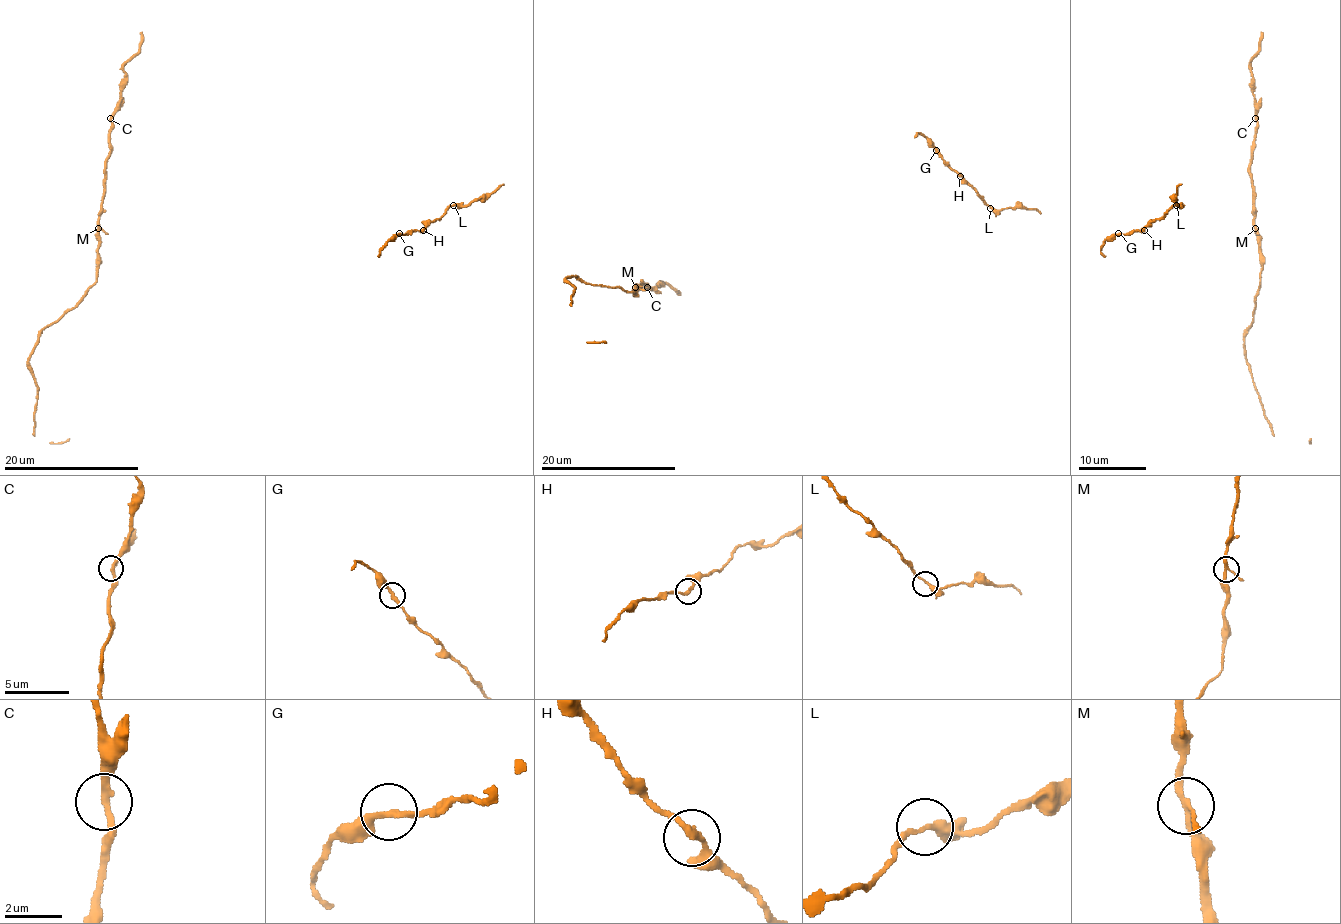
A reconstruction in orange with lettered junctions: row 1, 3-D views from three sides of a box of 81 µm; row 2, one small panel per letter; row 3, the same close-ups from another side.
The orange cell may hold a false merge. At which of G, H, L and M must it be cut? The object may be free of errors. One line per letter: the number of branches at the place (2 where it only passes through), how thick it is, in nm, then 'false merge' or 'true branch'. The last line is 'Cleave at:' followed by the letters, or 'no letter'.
G: 2 | 240 nm | true branch
H: 2 | 240 nm | true branch
L: 2 | 240 nm | true branch
M: 3 | 200 nm | true branch
Cleave at: no letter

